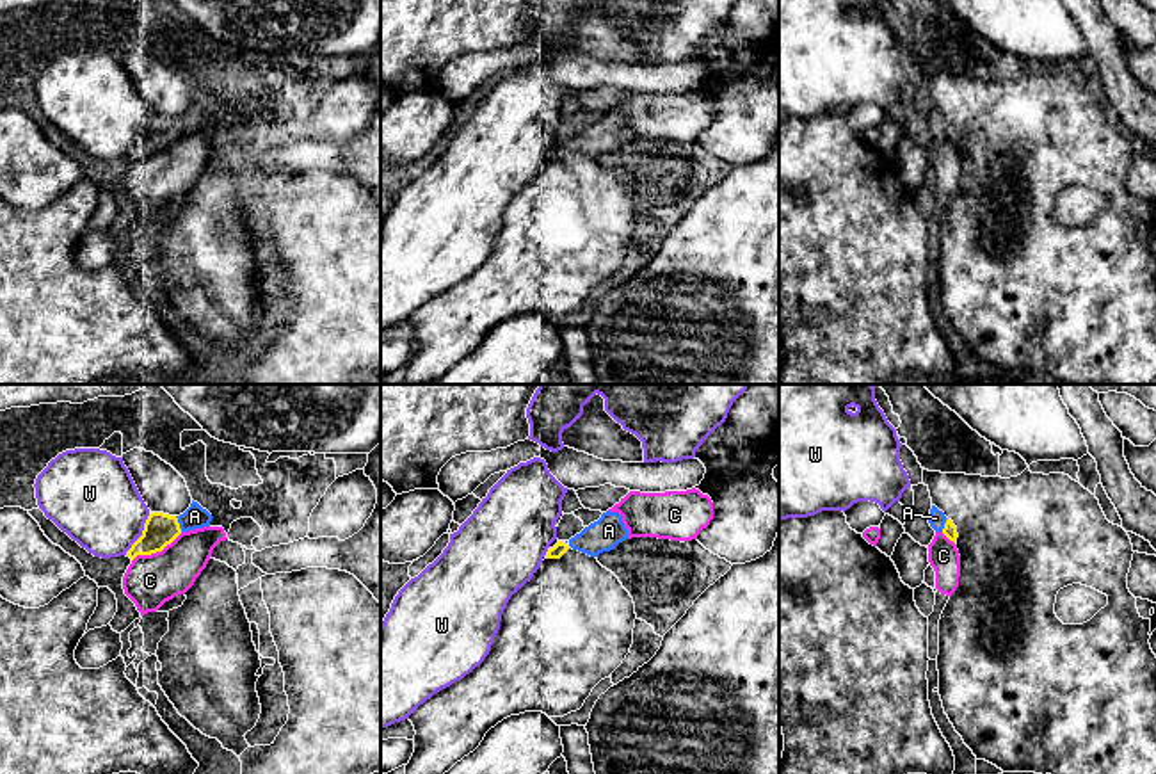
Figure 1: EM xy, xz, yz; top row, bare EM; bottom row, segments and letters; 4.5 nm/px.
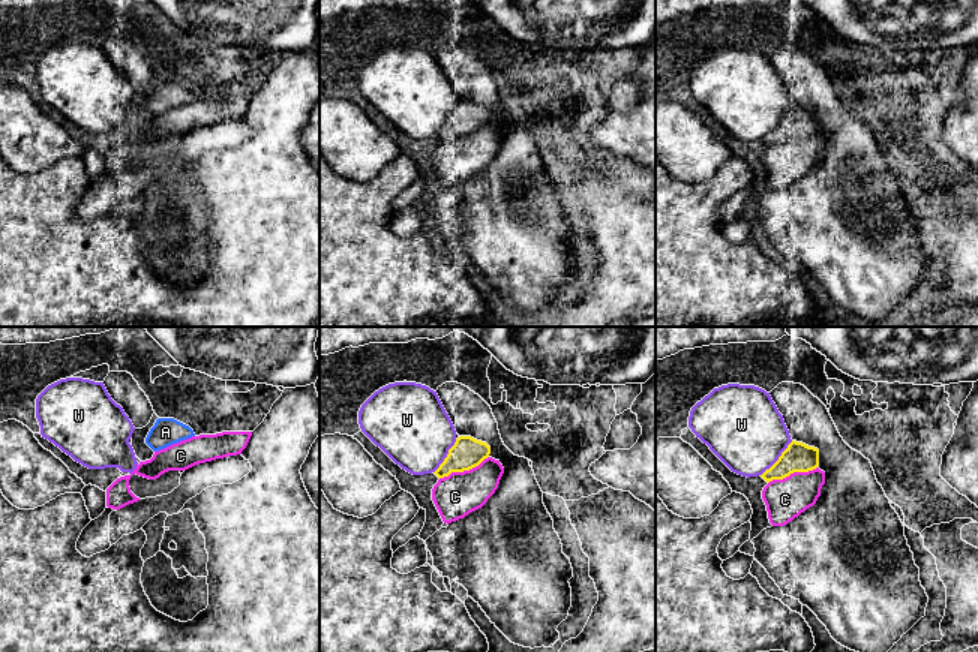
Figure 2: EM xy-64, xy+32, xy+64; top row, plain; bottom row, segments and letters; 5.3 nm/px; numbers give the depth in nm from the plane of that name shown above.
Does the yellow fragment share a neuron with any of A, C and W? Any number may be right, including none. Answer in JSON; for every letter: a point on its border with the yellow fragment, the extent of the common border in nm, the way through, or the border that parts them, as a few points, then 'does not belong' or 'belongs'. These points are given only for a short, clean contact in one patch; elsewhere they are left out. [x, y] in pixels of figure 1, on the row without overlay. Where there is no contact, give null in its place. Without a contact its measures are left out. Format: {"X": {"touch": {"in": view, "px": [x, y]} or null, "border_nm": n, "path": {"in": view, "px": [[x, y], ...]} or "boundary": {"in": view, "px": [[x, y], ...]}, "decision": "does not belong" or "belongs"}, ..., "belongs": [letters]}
{"A": {"touch": {"in": "xy", "px": [178, 125]}, "border_nm": 80, "path": {"in": "xy", "px": [[160, 130], [178, 125], [194, 118]]}, "decision": "belongs"}, "C": {"touch": {"in": "xy", "px": [157, 152]}, "border_nm": 260, "decision": "does not belong"}, "W": {"touch": {"in": "xy", "px": [143, 136]}, "border_nm": 220, "decision": "does not belong"}, "belongs": ["A"]}

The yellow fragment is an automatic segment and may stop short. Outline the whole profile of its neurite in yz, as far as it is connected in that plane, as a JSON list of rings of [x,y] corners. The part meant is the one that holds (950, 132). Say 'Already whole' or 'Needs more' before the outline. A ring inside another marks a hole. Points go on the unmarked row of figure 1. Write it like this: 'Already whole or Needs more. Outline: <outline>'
Needs more. Outline: [[[932,107],[930,110],[928,125],[935,133],[943,133],[950,142],[957,146],[957,139],[959,139],[957,128],[935,107]]]

